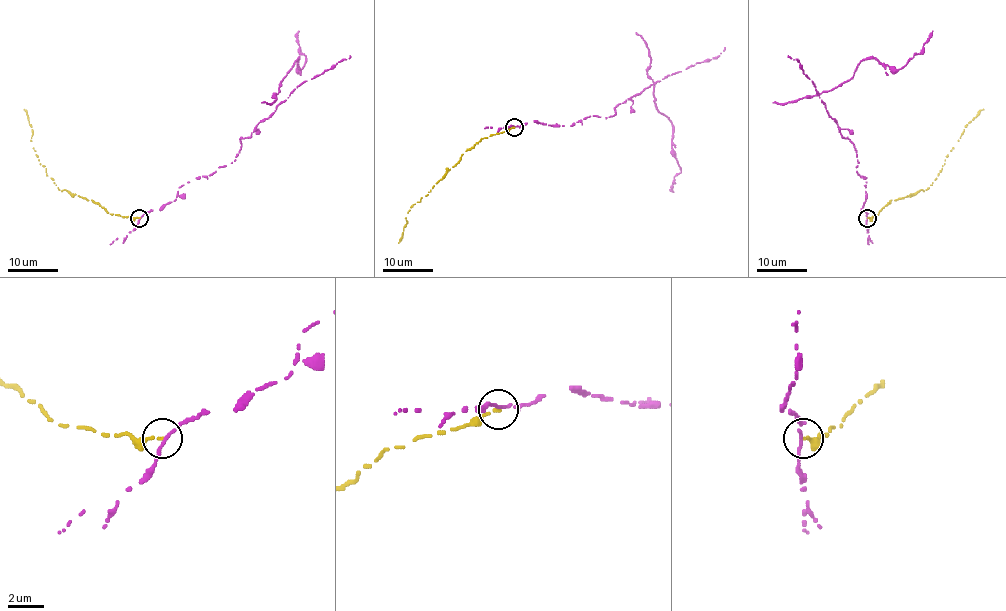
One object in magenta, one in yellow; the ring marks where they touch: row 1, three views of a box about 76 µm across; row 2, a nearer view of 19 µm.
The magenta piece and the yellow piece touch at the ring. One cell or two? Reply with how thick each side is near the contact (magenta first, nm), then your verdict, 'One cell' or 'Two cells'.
Thickness 160 nm (magenta) against 180 nm. Two cells

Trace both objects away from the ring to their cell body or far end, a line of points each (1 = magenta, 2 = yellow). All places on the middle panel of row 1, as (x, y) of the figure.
1: (514, 126), (610, 117), (651, 79), (656, 109), (673, 127), (680, 173), (673, 191)
2: (514, 127), (481, 138), (428, 194), (421, 198), (421, 202), (410, 207), (398, 243)

